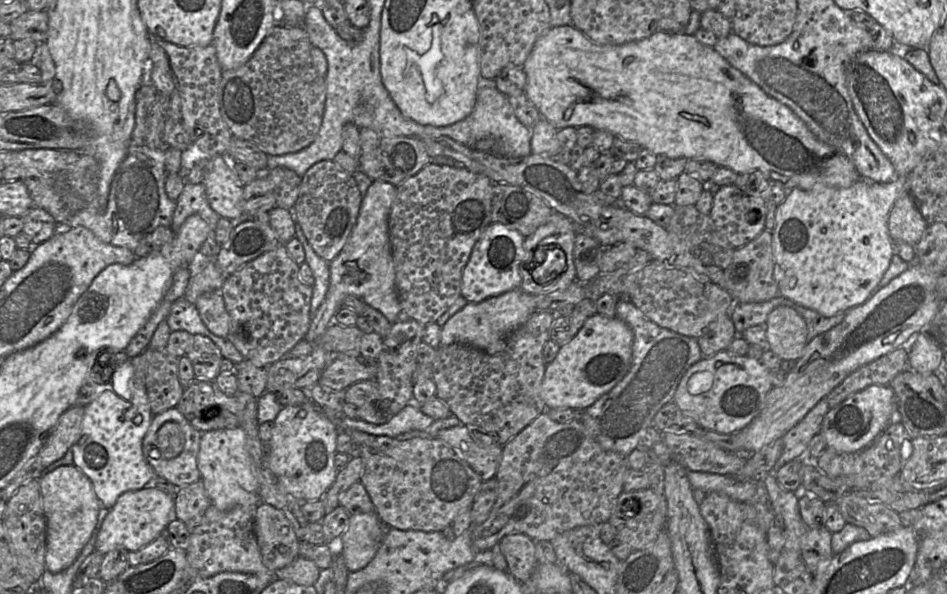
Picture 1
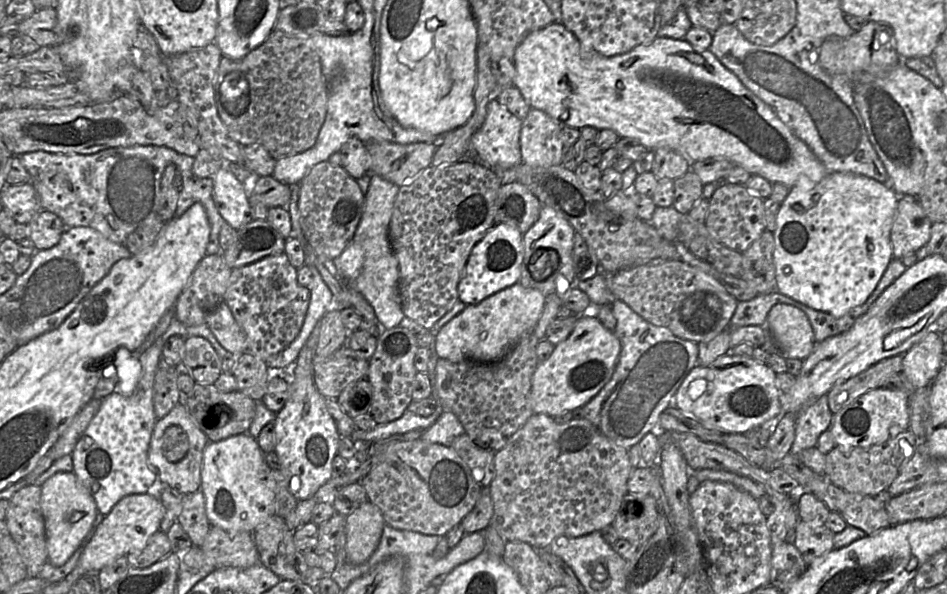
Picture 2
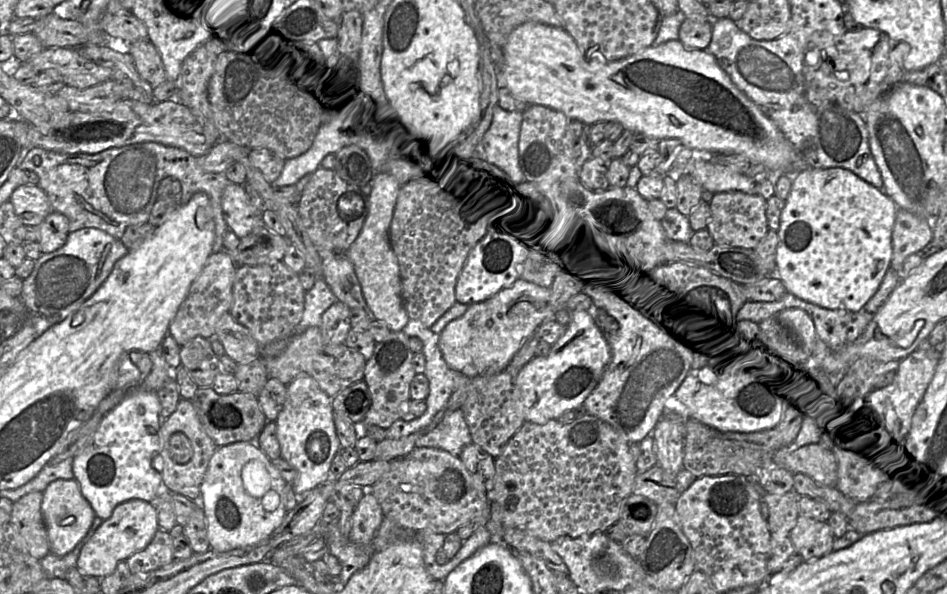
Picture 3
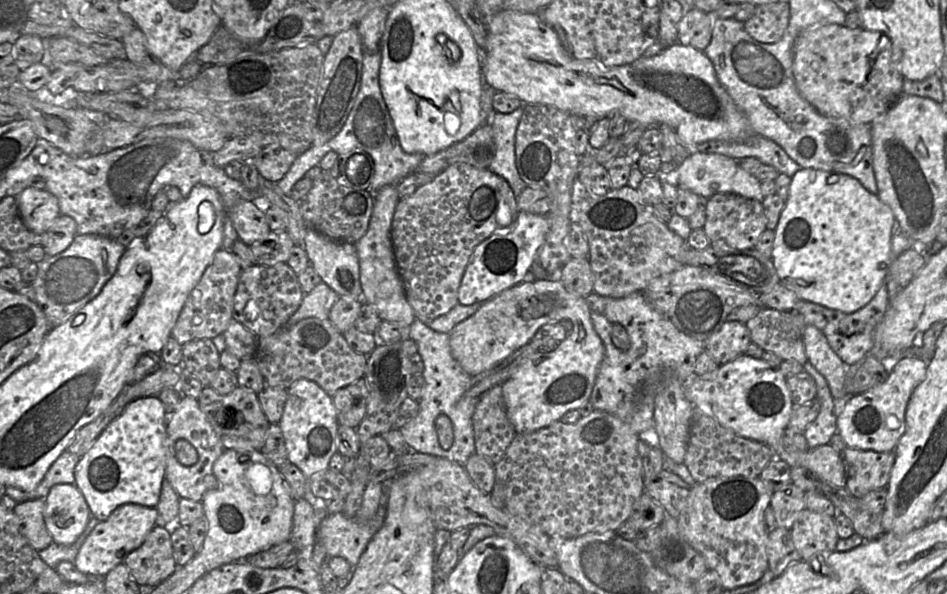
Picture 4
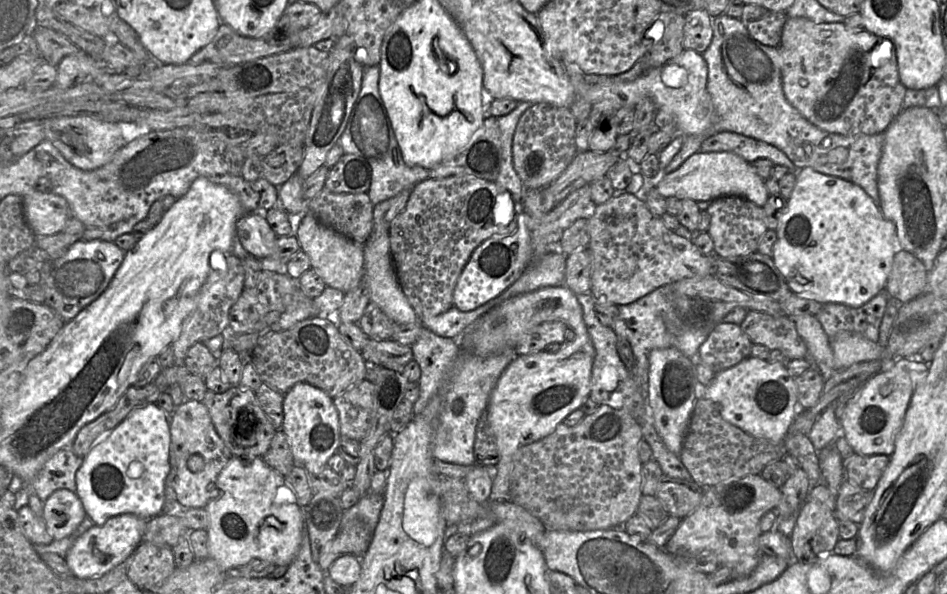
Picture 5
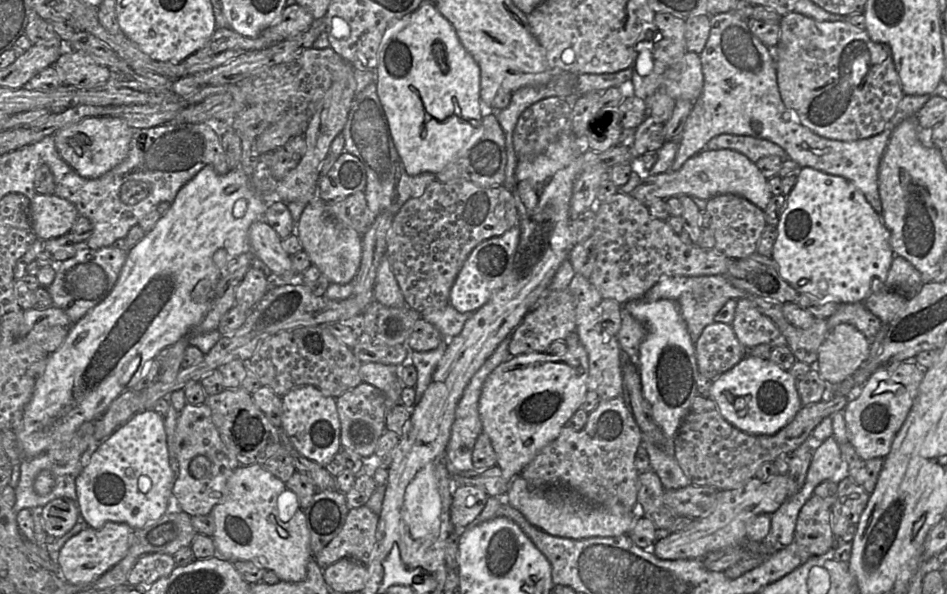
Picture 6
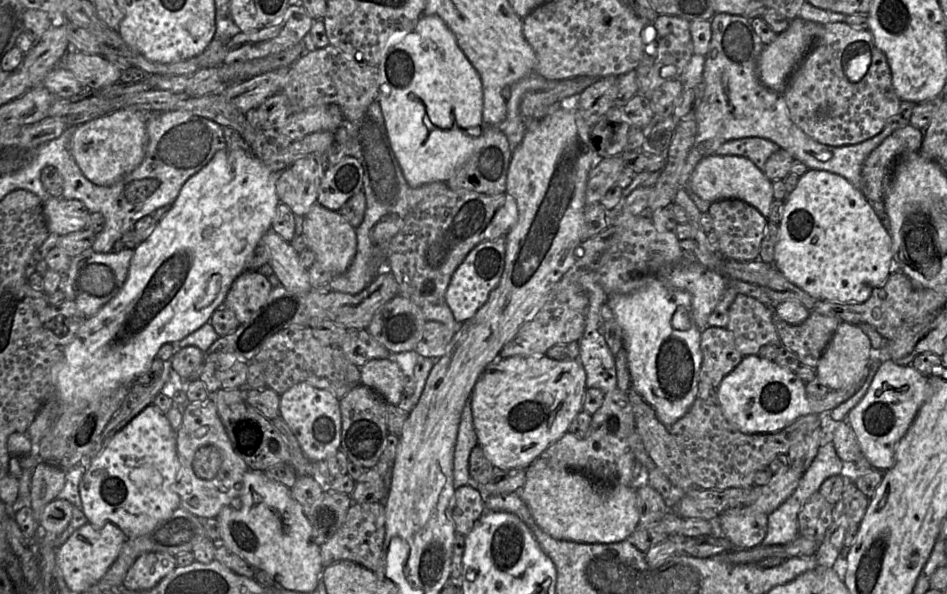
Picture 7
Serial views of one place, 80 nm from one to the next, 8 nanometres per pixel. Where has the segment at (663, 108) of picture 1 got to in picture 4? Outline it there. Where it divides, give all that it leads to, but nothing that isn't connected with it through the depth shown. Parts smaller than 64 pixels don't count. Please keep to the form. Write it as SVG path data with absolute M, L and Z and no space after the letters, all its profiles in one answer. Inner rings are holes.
M504 10L494 15L490 22L486 25L487 38L485 49L482 51L482 75L484 85L488 85L496 92L501 91L520 99L524 104L540 104L547 105L570 115L579 115L583 117L593 117L600 120L605 117L612 116L614 113L621 114L628 121L638 121L646 127L658 126L659 124L669 125L677 135L677 139L681 144L687 147L695 148L697 145L709 140L727 140L740 141L747 139L754 132L745 114L738 108L726 89L719 82L713 63L705 55L703 51L697 50L691 46L683 46L681 43L675 43L667 48L662 49L658 54L652 57L641 56L630 64L626 64L614 68L606 68L591 60L579 60L574 58L563 46L557 32L541 17L541 14L525 13L515 10Z

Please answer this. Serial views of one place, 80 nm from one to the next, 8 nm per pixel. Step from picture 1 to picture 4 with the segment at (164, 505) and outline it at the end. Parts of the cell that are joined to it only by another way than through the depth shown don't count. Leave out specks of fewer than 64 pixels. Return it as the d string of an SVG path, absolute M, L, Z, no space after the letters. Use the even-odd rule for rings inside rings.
M127 503L118 506L105 521L100 521L82 544L74 565L79 571L93 578L104 578L126 557L139 548L151 530L157 525L158 511L140 504Z

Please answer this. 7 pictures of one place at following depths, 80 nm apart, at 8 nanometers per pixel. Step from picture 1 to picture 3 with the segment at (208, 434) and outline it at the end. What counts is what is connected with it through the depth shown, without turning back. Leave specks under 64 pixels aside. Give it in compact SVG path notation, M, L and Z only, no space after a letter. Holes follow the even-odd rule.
M239 441L217 447L209 461L200 497L210 548L227 552L256 545L268 538L288 512L287 485L256 442Z

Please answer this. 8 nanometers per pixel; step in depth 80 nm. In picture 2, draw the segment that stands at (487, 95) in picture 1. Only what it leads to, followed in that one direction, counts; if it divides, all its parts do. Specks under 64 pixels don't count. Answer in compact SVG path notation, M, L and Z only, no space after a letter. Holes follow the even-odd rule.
M497 98L488 104L486 119L470 140L477 161L493 169L509 169L521 163L522 120Z

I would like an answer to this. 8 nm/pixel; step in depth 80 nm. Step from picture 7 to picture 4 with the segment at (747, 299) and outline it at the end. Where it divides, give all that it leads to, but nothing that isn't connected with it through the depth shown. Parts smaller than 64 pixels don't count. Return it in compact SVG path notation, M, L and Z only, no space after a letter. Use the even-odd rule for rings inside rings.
M763 307L745 324L751 341L764 351L771 351L782 360L794 360L802 365L808 362L803 342L807 324L797 311L783 312Z

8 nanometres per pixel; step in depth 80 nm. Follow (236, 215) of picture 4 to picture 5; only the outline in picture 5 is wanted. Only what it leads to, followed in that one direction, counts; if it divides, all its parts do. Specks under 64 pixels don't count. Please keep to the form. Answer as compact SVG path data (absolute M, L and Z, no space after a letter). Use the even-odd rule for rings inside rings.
M263 212L242 215L237 221L237 235L243 248L253 257L270 257L275 250L277 235Z

